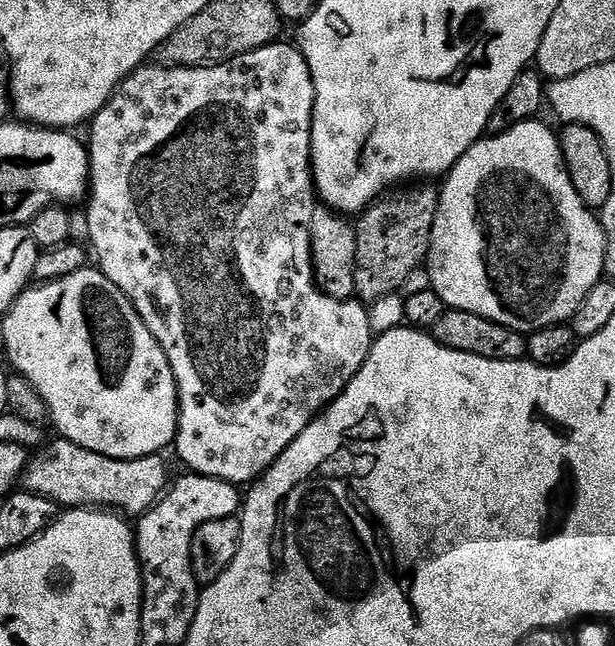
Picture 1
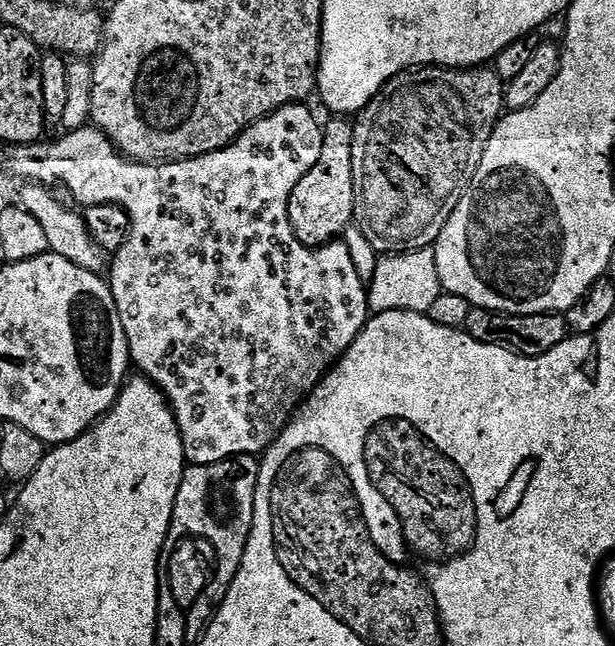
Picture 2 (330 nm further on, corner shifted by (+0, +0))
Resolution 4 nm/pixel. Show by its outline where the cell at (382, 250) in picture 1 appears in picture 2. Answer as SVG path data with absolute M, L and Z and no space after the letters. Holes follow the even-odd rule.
M420 66L411 72L401 72L393 80L387 81L383 92L364 109L355 125L356 137L352 147L354 162L354 198L356 199L355 227L366 234L370 246L378 254L403 254L416 252L421 248L431 248L442 234L446 222L450 222L450 214L458 206L464 193L472 187L472 179L476 177L478 166L482 166L482 154L486 154L486 146L496 129L496 123L506 112L506 84L499 74L488 66Z

